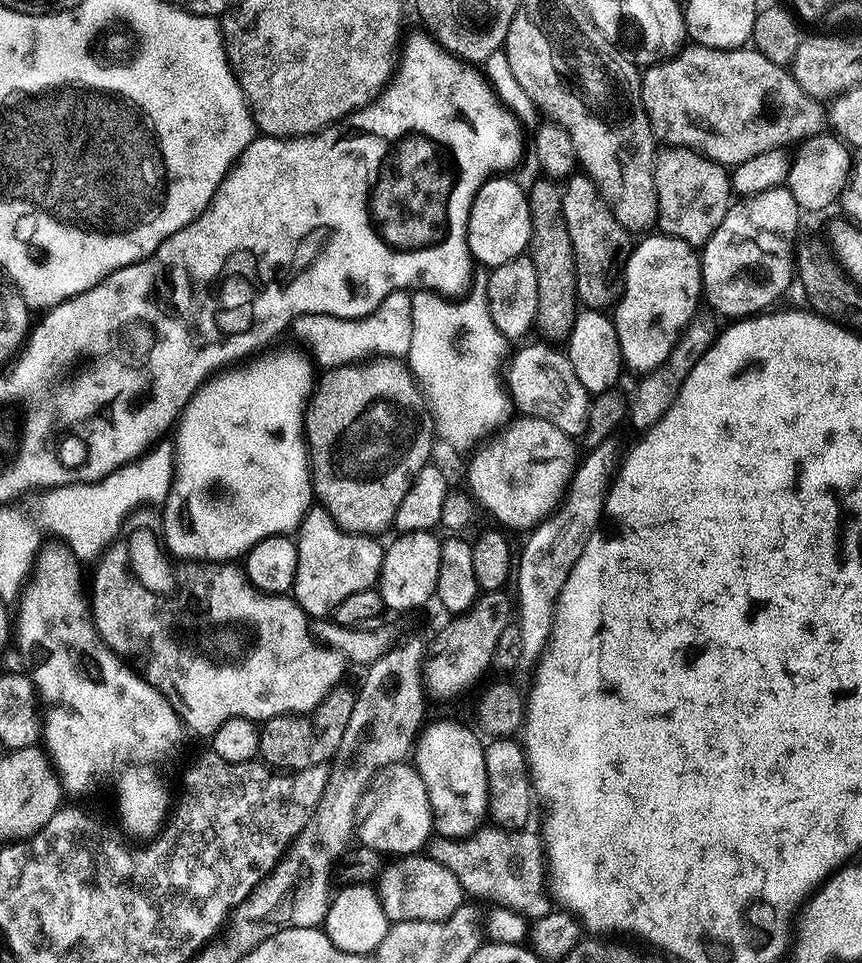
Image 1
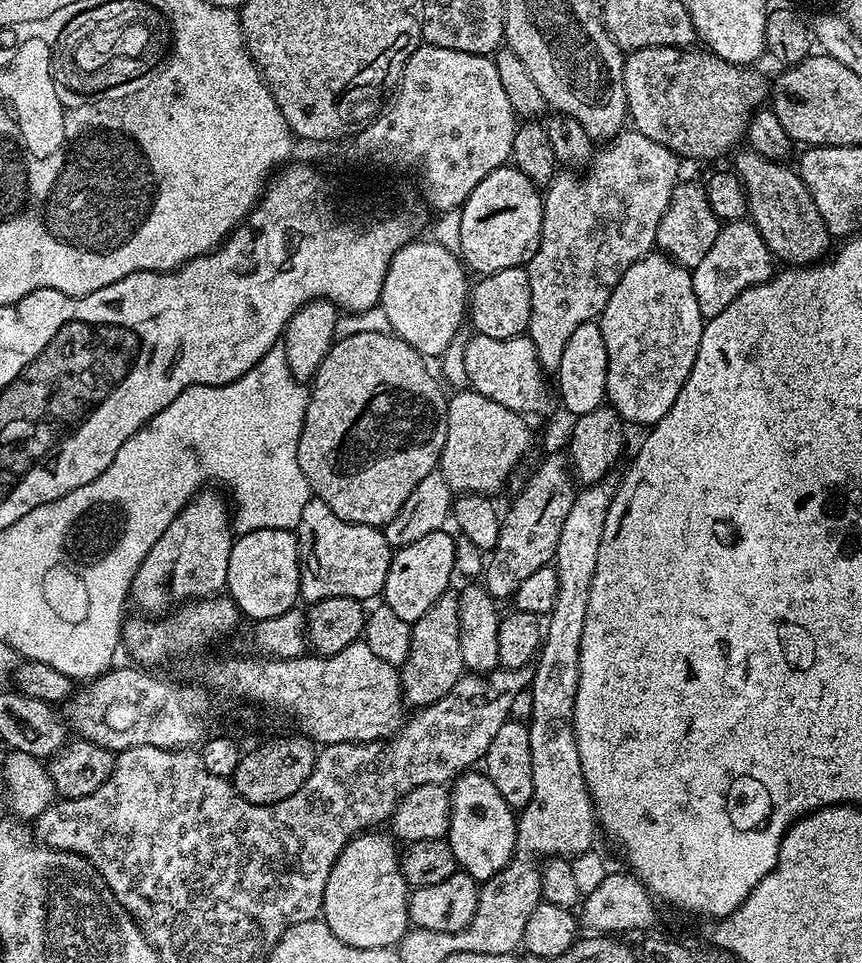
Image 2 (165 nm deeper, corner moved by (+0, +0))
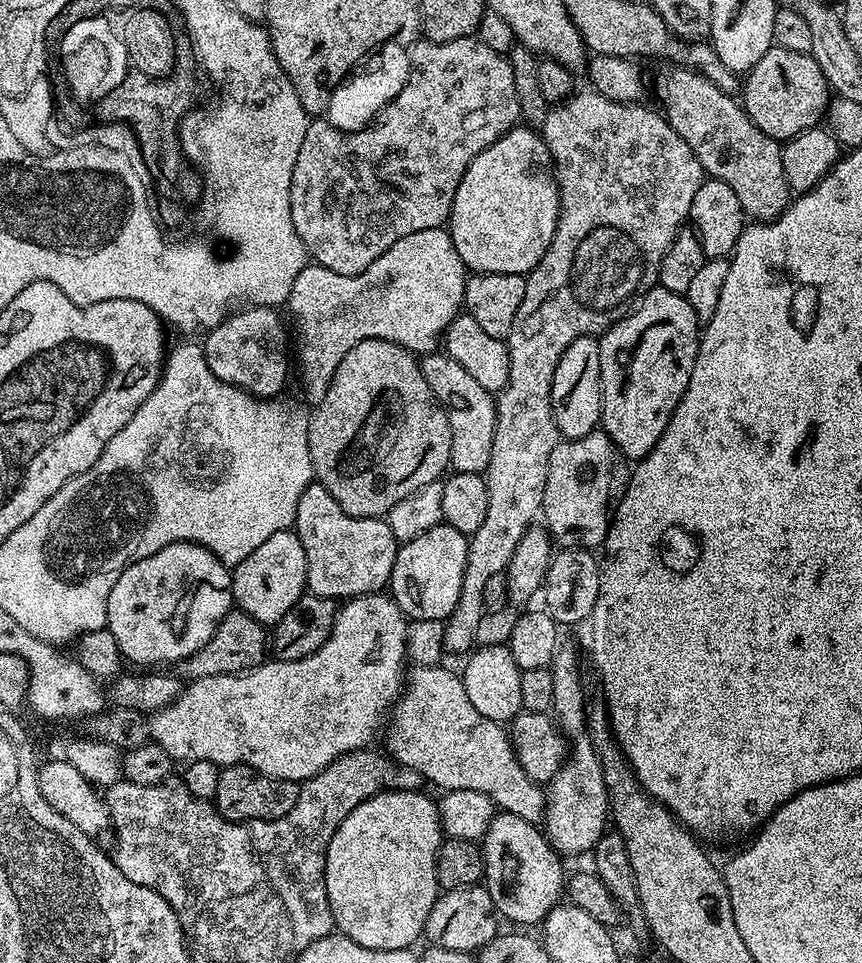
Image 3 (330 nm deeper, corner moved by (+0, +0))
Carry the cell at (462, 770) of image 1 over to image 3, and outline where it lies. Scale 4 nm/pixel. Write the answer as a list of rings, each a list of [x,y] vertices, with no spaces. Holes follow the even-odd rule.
[[[500,810],[490,822],[482,841],[484,849],[484,878],[483,887],[487,888],[490,898],[494,902],[497,913],[508,920],[513,920],[513,925],[528,926],[524,924],[539,925],[550,914],[550,910],[561,903],[562,893],[566,888],[566,871],[560,863],[561,857],[557,855],[548,837],[537,825],[528,824],[518,814]]]

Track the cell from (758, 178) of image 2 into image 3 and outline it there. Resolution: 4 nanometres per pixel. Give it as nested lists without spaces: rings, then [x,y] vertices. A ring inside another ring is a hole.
[[[671,62],[661,63],[659,67],[656,72],[656,96],[660,99],[662,115],[680,135],[682,142],[694,150],[694,158],[698,158],[705,173],[711,179],[726,182],[726,186],[738,194],[738,202],[742,202],[745,217],[756,222],[778,219],[790,203],[790,189],[782,170],[781,141],[762,134],[762,130],[758,130],[758,126],[754,126],[751,118],[744,113],[743,103],[733,93],[718,90],[710,78],[695,68],[677,66]]]

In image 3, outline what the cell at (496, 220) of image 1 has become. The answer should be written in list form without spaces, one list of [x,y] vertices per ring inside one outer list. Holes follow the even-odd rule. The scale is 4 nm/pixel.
[[[528,126],[511,128],[468,164],[466,174],[462,174],[462,182],[458,182],[450,217],[454,250],[458,250],[458,258],[462,258],[469,273],[524,276],[538,266],[542,254],[546,254],[558,226],[559,213],[560,187],[556,181],[556,165],[543,135]]]

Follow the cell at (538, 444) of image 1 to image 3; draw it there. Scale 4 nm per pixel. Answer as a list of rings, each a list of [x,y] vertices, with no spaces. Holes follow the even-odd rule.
[[[440,350],[427,353],[420,360],[420,369],[426,378],[426,386],[430,386],[450,422],[451,467],[457,472],[483,473],[494,446],[496,402],[493,393],[487,392],[463,366],[458,366],[454,358]]]

